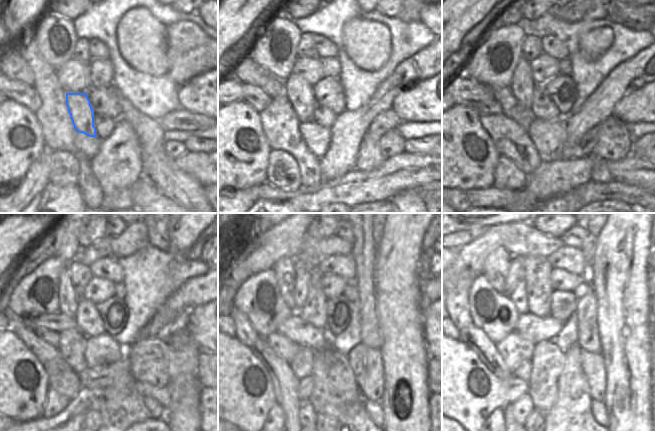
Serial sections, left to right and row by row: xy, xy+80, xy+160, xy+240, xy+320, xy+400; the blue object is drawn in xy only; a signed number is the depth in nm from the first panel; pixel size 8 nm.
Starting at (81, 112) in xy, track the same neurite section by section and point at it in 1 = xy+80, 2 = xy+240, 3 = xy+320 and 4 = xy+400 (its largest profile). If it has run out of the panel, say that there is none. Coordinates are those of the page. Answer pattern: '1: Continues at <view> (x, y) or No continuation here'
1: Continues at xy+80 (299, 93)
2: Continues at xy+240 (67, 295)
3: Continues at xy+320 (284, 268)
4: Continues at xy+400 (496, 266)

